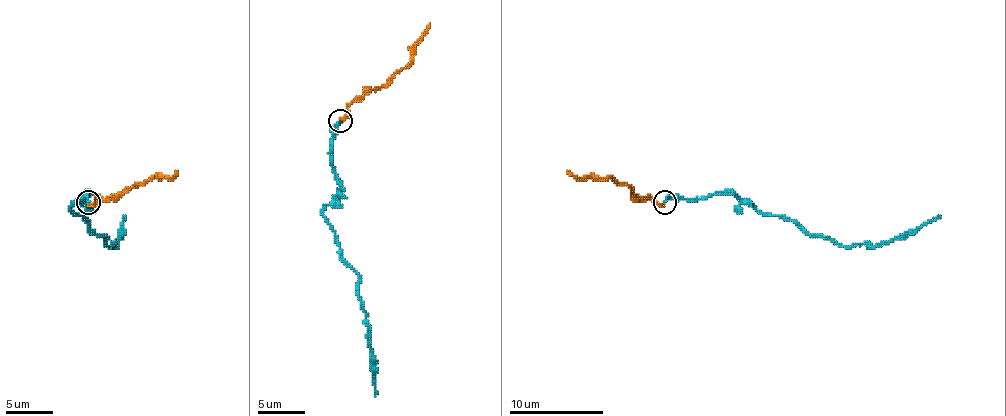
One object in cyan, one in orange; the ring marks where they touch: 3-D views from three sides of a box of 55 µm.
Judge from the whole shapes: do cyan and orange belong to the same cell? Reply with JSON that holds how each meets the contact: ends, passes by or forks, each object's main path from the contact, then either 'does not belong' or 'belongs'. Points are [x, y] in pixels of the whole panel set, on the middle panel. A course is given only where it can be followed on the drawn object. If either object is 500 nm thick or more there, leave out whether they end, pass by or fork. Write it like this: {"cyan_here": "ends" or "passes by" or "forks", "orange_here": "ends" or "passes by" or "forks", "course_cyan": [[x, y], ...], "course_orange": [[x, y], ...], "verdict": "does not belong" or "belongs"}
{"cyan_here": "ends", "orange_here": "ends", "course_cyan": [[339, 120], [332, 162], [339, 186], [323, 212], [335, 233], [339, 257], [358, 276], [375, 396]], "course_orange": [[339, 120], [349, 106], [387, 82], [406, 65], [410, 47], [429, 23]], "verdict": "belongs"}

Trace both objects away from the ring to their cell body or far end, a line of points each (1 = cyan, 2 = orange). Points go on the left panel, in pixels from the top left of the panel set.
1: (87, 201), (80, 199), (87, 194), (71, 208), (106, 237), (109, 246), (121, 239), (123, 215)
2: (87, 204), (97, 197), (111, 199), (154, 178), (170, 178), (177, 171)

